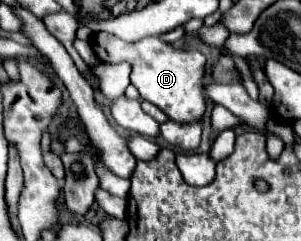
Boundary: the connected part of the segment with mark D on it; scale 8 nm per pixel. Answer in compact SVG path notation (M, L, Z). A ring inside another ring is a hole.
M104 31L94 33L90 37L90 45L94 55L102 63L122 63L122 61L130 63L132 65L130 83L138 89L140 97L160 107L172 121L194 123L206 111L204 89L210 77L206 75L206 57L200 51L176 49L170 43L162 41L160 37L148 37L136 43L126 43Z

